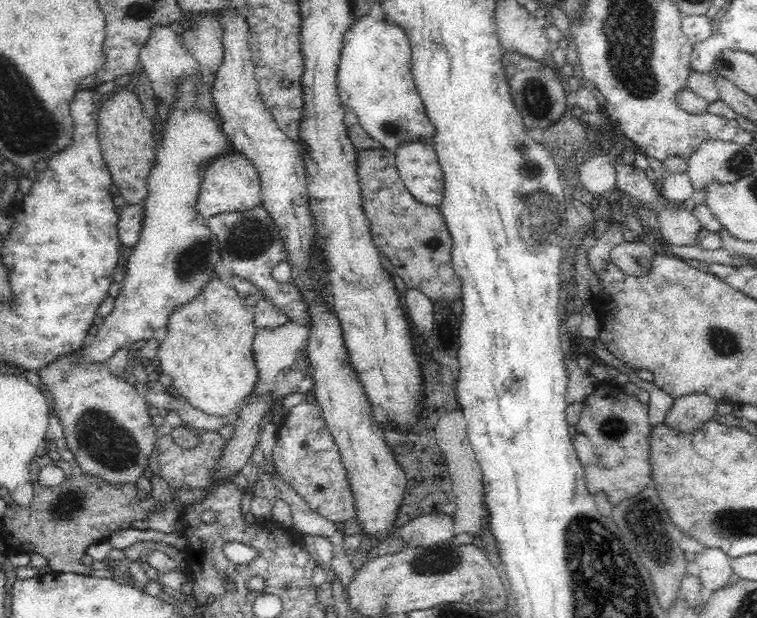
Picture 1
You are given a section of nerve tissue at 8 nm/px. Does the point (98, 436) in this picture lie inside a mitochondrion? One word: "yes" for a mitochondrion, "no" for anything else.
yes

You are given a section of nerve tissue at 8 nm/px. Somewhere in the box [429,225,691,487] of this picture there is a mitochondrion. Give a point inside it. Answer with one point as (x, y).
(614, 427)

